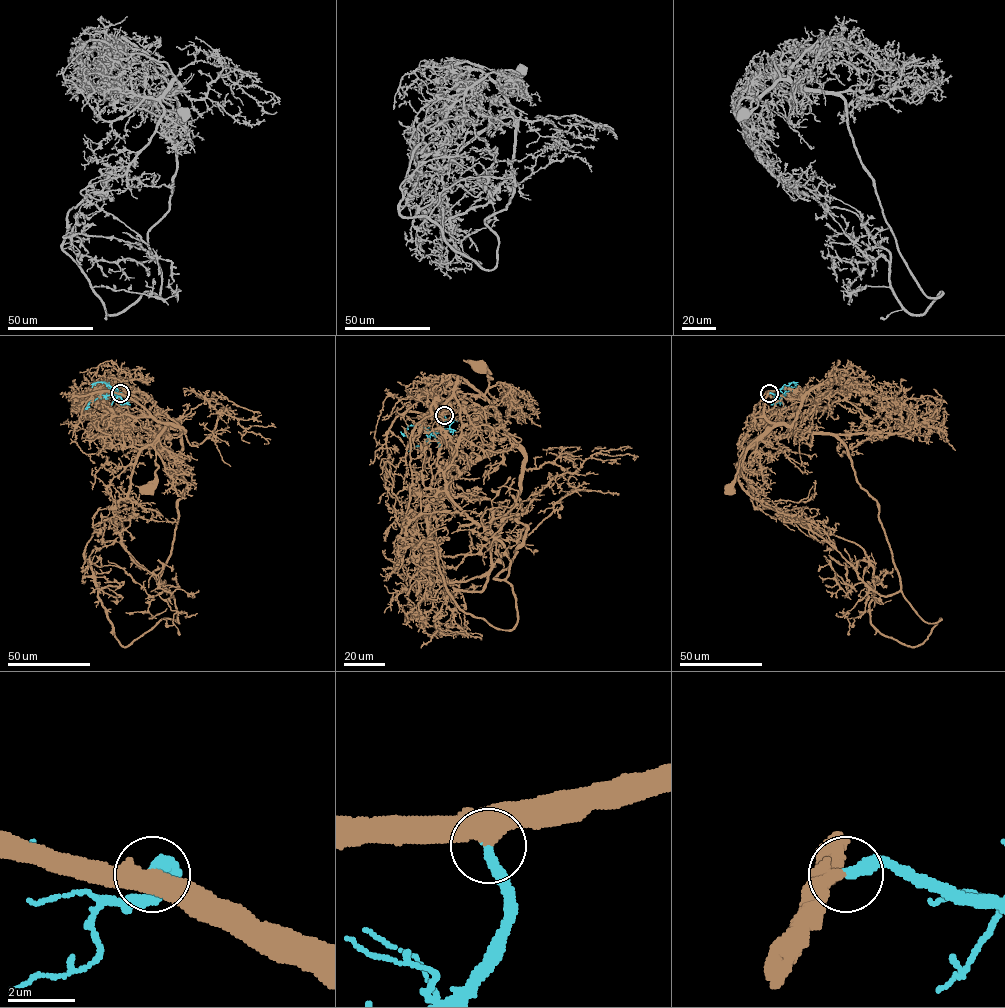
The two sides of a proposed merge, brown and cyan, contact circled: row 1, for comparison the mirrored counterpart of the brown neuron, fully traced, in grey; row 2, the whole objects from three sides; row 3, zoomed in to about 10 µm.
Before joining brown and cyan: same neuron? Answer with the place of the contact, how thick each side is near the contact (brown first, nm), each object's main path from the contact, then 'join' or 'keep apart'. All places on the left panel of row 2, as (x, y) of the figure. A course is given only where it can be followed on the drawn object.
place (120, 393); calibres 420 and 280 nm; course brown (120, 393), (130, 397), (164, 425), (155, 444), (155, 486), (150, 492), (148, 489); course cyan (120, 393), (118, 396), (101, 394), (90, 401), (84, 409); join

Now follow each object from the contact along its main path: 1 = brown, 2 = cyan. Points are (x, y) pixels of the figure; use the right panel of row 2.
1: (769, 393), (765, 397), (764, 415), (773, 425), (747, 447), (733, 485), (729, 489)
2: (769, 393), (782, 394), (776, 396), (784, 406), (782, 409)

